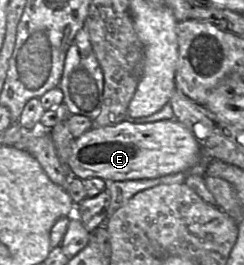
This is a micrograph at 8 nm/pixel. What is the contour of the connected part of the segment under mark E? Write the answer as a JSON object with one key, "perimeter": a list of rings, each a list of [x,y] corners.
{"perimeter":[[[175,117],[136,124],[124,120],[118,124],[91,128],[73,139],[68,167],[81,180],[101,178],[106,182],[153,179],[184,172],[200,161],[201,146],[194,134]]]}

